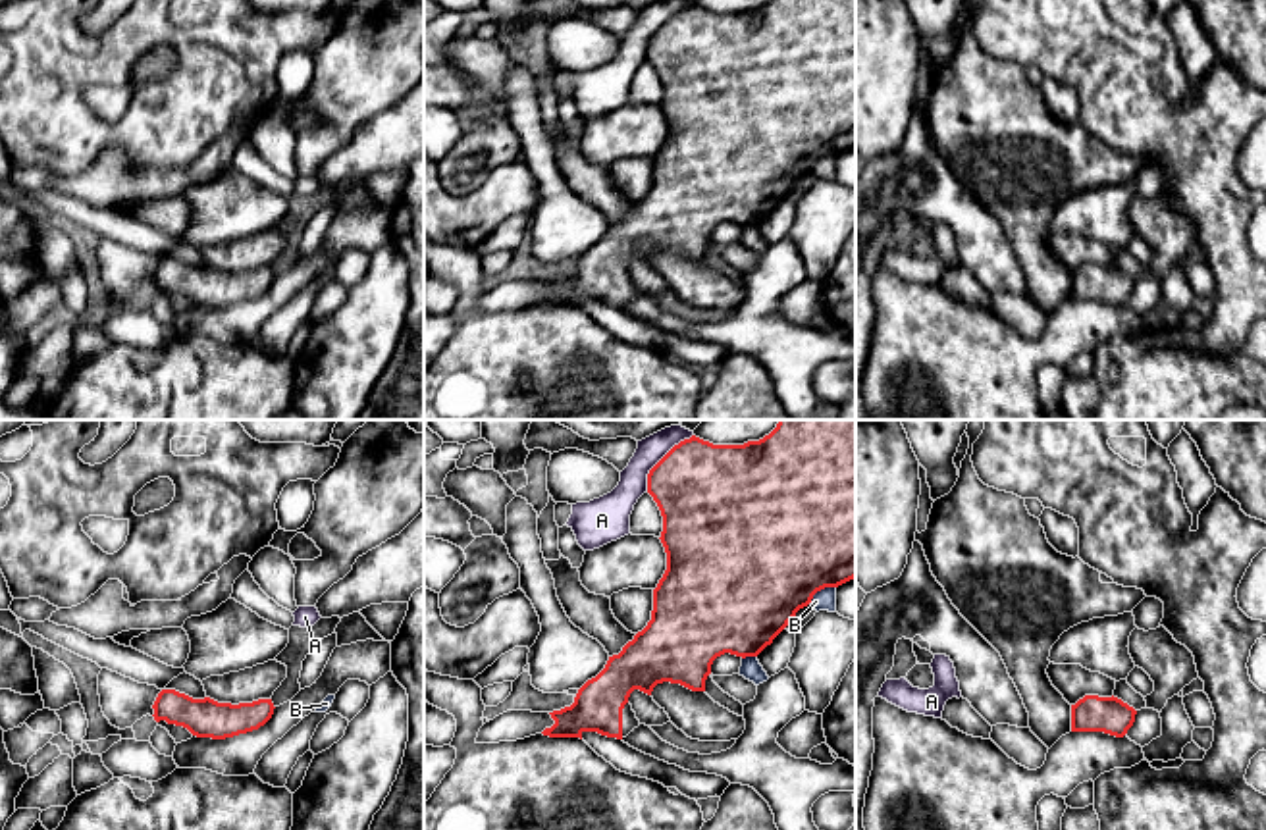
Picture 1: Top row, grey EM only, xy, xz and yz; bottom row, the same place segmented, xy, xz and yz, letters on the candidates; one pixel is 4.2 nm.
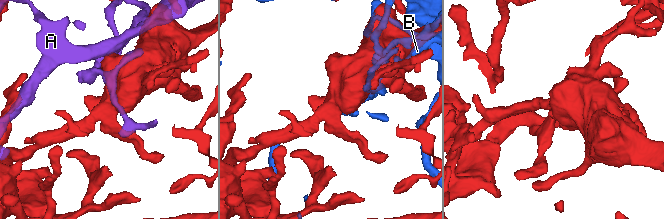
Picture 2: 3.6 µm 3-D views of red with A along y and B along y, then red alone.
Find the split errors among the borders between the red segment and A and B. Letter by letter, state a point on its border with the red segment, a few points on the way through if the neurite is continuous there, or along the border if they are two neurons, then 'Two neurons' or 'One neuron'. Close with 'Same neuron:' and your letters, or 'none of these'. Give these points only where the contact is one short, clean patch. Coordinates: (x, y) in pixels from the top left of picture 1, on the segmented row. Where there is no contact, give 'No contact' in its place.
A: Touches red at xz (661, 459). Two neurons
B: Touches red at xz (819, 590). Two neurons
Same neuron: none of these

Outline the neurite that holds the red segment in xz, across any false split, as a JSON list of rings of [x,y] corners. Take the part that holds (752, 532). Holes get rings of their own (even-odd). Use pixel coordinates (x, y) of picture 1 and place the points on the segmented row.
[[[778,420],[769,435],[744,445],[713,445],[692,435],[649,470],[647,493],[663,516],[659,539],[667,553],[651,620],[578,689],[570,707],[549,713],[555,724],[543,736],[582,739],[584,732],[597,732],[626,738],[640,726],[628,703],[634,689],[651,695],[657,684],[671,682],[705,691],[717,657],[757,657],[817,591],[856,578],[856,420]]]

